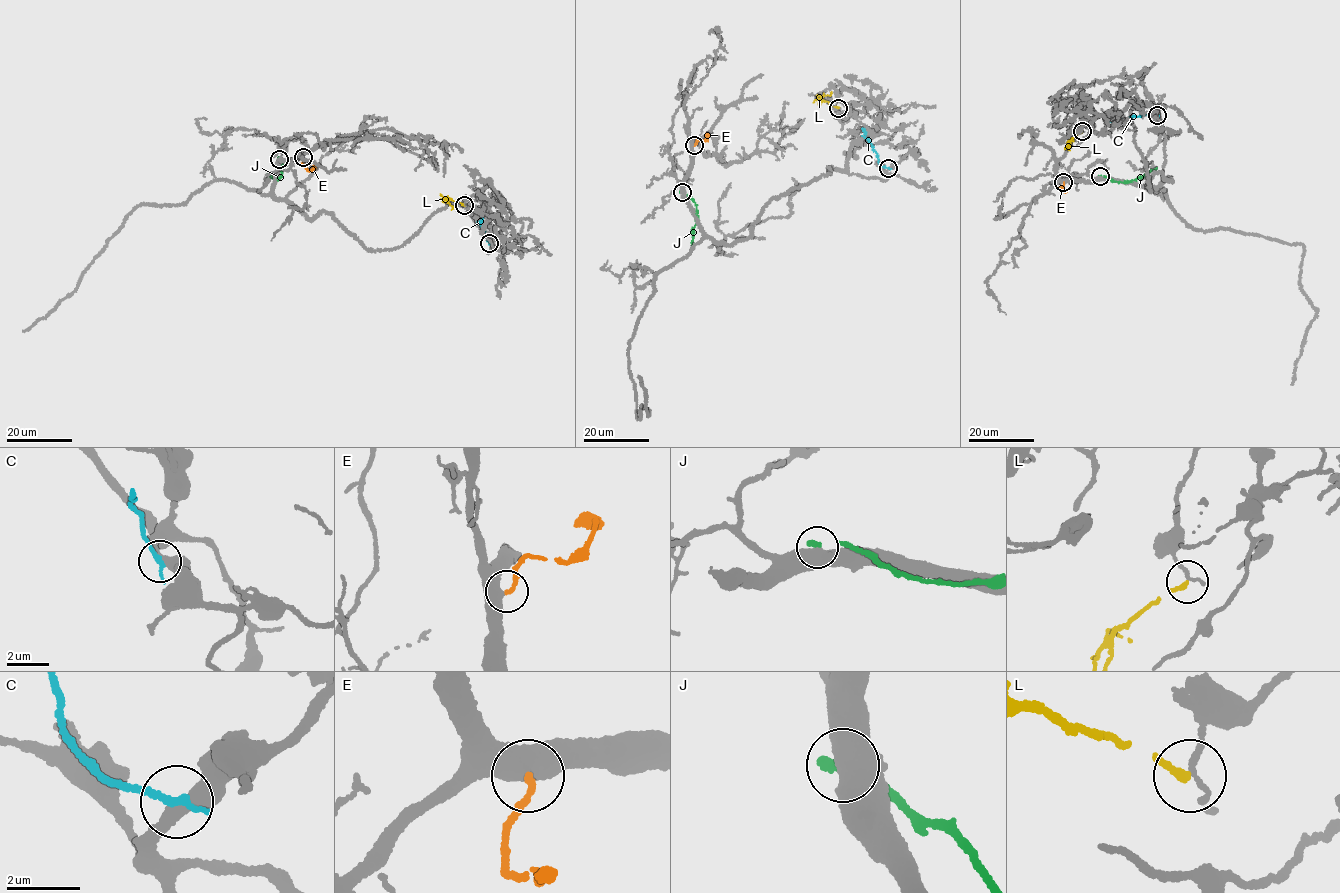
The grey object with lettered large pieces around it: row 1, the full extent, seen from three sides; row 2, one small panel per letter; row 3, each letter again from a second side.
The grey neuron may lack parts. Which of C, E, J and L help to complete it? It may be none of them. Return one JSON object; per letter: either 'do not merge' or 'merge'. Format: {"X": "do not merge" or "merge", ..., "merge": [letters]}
{"C": "do not merge", "E": "merge", "J": "do not merge", "L": "do not merge", "merge": ["E"]}

